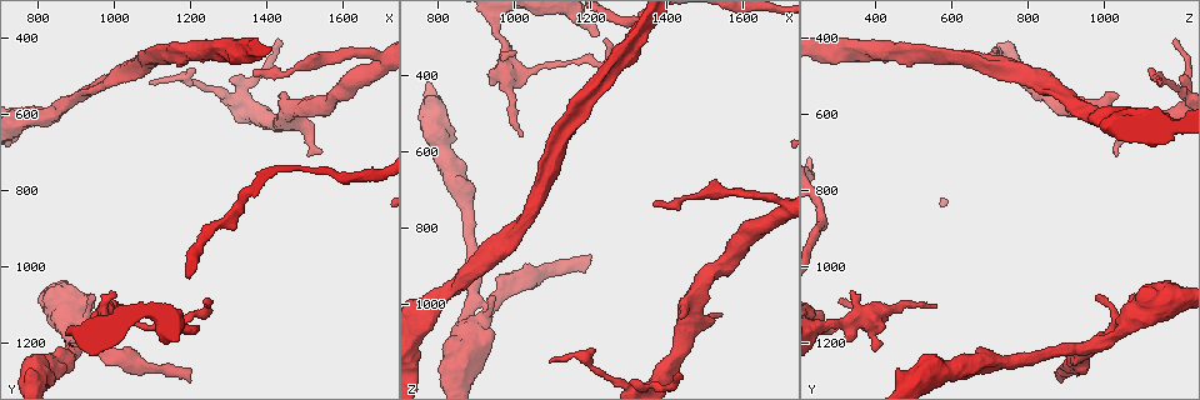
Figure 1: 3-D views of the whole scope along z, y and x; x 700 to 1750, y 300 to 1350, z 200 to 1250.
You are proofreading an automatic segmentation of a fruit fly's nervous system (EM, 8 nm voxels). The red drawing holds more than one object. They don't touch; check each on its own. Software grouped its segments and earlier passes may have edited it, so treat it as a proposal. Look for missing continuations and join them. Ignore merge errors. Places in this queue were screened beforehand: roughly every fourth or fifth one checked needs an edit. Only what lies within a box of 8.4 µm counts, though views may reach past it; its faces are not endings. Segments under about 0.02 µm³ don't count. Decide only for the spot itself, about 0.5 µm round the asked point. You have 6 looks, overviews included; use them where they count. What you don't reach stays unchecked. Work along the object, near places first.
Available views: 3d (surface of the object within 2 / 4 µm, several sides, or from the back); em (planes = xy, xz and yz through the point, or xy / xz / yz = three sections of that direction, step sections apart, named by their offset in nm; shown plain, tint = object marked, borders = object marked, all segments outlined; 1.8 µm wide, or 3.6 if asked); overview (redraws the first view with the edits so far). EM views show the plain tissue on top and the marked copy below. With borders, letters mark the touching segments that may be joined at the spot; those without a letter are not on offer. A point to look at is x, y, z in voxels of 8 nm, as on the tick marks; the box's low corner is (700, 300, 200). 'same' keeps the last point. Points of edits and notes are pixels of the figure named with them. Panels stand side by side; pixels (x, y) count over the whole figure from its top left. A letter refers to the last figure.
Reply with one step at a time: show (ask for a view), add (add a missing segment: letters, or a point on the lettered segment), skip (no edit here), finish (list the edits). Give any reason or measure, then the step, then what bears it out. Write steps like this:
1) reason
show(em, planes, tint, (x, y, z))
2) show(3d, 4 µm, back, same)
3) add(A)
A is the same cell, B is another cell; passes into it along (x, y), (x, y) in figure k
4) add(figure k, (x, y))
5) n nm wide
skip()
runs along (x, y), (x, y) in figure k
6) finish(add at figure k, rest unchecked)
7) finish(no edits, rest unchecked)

stops while still wide
show(3d, 4 µm, (935, 1070, 1075))

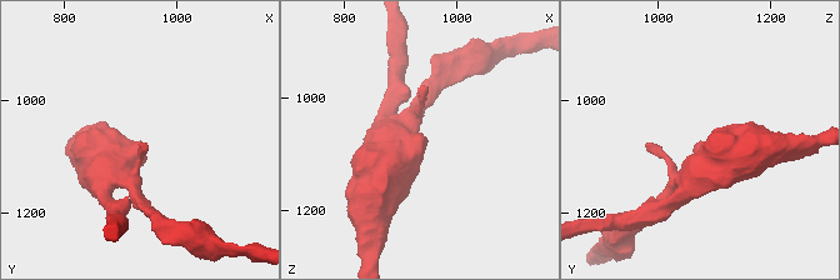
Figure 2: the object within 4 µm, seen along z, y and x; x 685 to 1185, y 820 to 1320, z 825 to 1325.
show(em, 3.6 µm, planes, borders, (940, 1075, 1080))

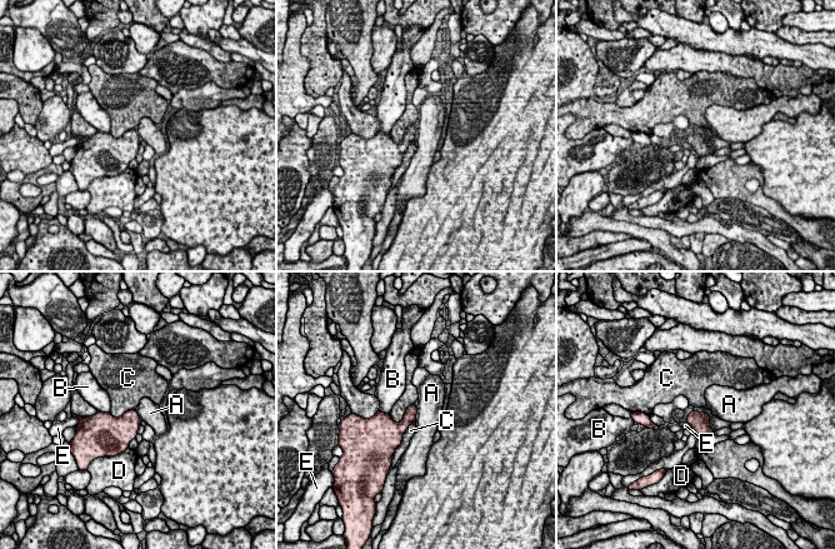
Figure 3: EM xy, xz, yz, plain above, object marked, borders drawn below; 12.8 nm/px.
C touches over 360 nm
skip()
A, B, C, D and E are other cells; border along (693, 410), (709, 415) in figure 3; none of them fits

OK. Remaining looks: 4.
show(em, planes, borders, (1025, 1105, 555))

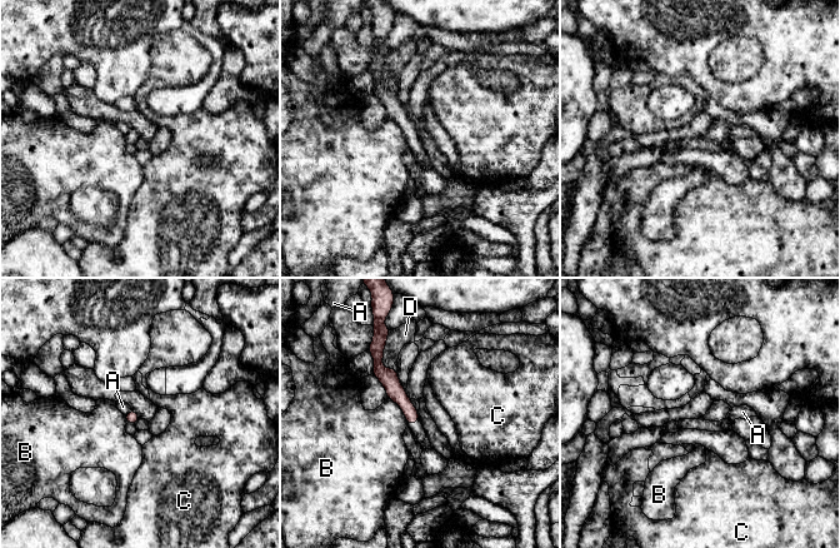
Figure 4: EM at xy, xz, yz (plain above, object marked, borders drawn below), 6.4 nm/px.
80 nm wide; D touches over 220 nm
skip()
A, B, C and D are other cells; no lettered segment goes on from it

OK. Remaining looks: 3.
an open end
show(3d, 2 µm, (1000, 1060, 340))

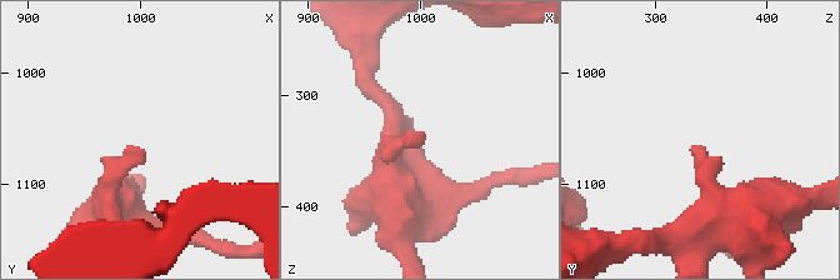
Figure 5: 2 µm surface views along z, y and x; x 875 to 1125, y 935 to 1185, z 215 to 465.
show(em, planes, borders, (996, 1066, 334))

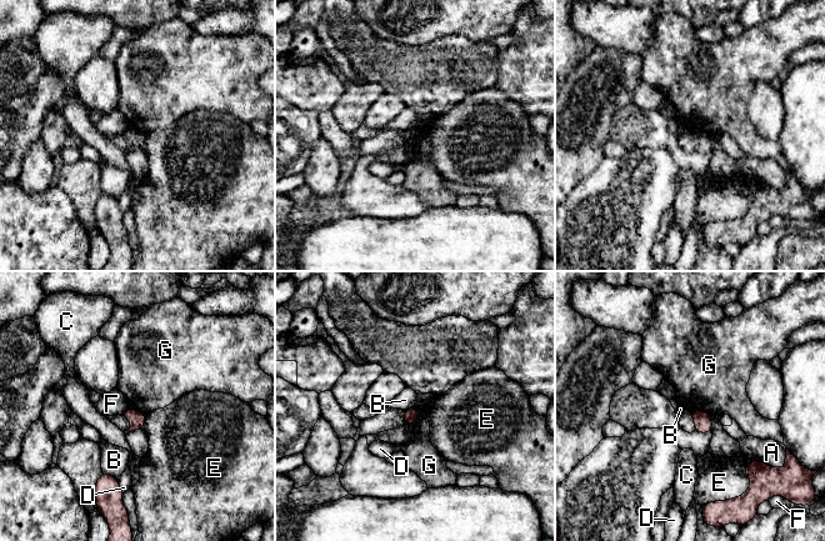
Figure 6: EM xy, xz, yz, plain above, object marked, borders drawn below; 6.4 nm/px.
skip()
A, B, C, D, E, F and G are other cells; border along (413, 406), (418, 417), (408, 425) in figure 6; none of them fits

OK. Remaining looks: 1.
finish(no edits, rest unchecked)

